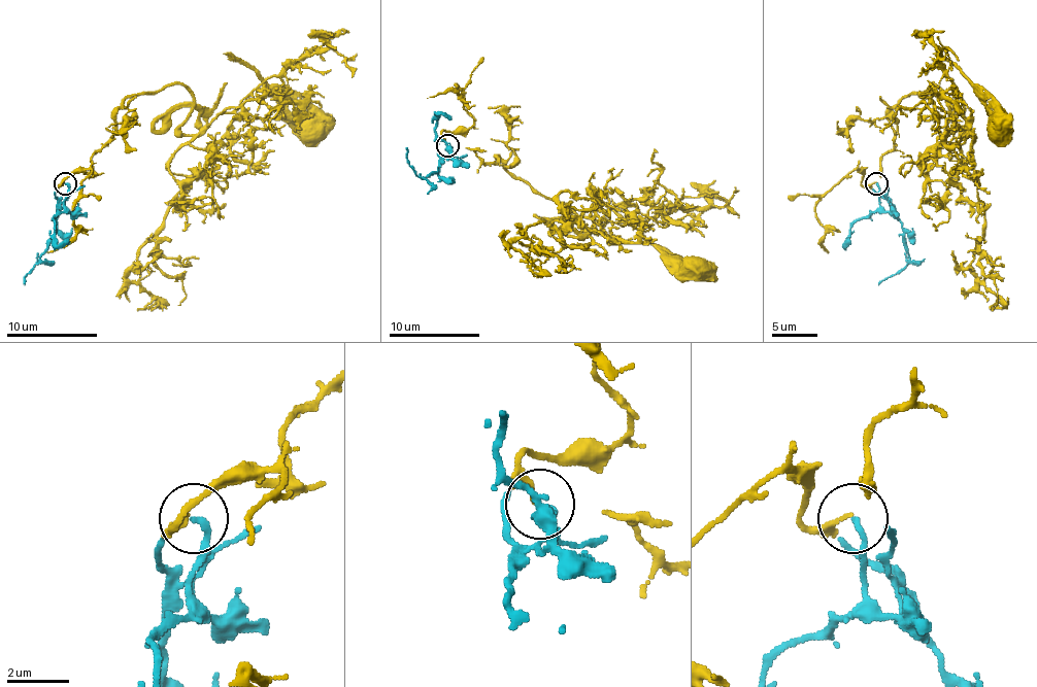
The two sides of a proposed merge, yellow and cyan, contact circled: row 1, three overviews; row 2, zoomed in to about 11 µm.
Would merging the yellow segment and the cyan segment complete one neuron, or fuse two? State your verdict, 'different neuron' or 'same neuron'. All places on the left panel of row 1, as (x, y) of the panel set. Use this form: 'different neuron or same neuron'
same neuron

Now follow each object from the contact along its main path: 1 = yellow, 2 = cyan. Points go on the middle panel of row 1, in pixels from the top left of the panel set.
1: (446, 146), (442, 132), (465, 137), (589, 234), (596, 222), (645, 222), (664, 254), (693, 268)
2: (446, 146), (449, 155), (440, 164), (438, 173), (427, 177), (420, 177), (410, 168), (406, 148)

